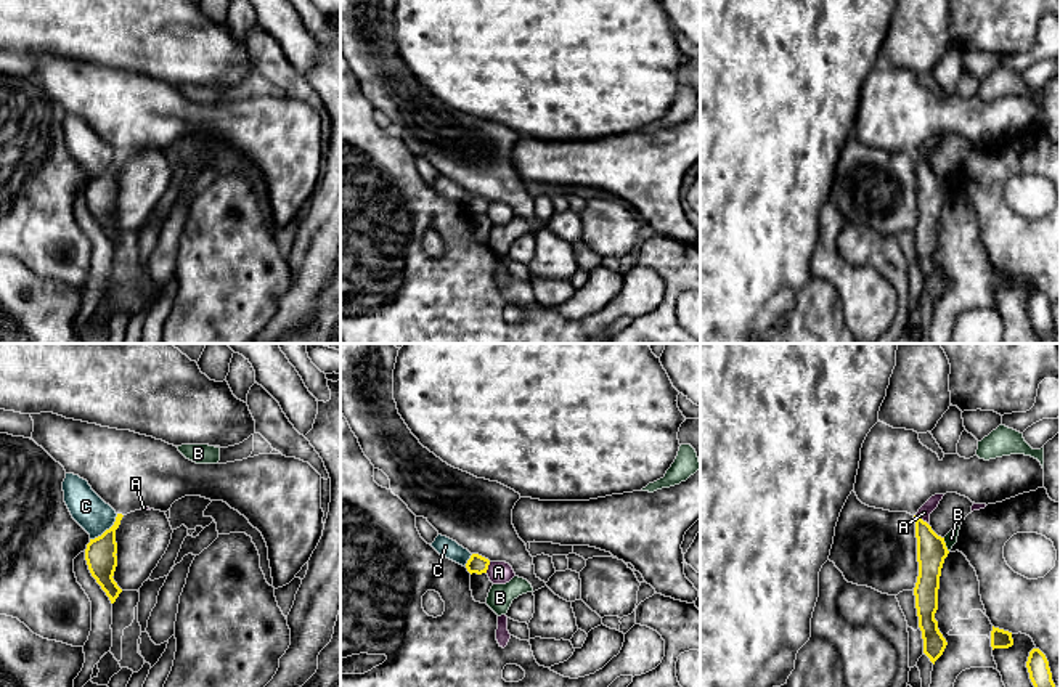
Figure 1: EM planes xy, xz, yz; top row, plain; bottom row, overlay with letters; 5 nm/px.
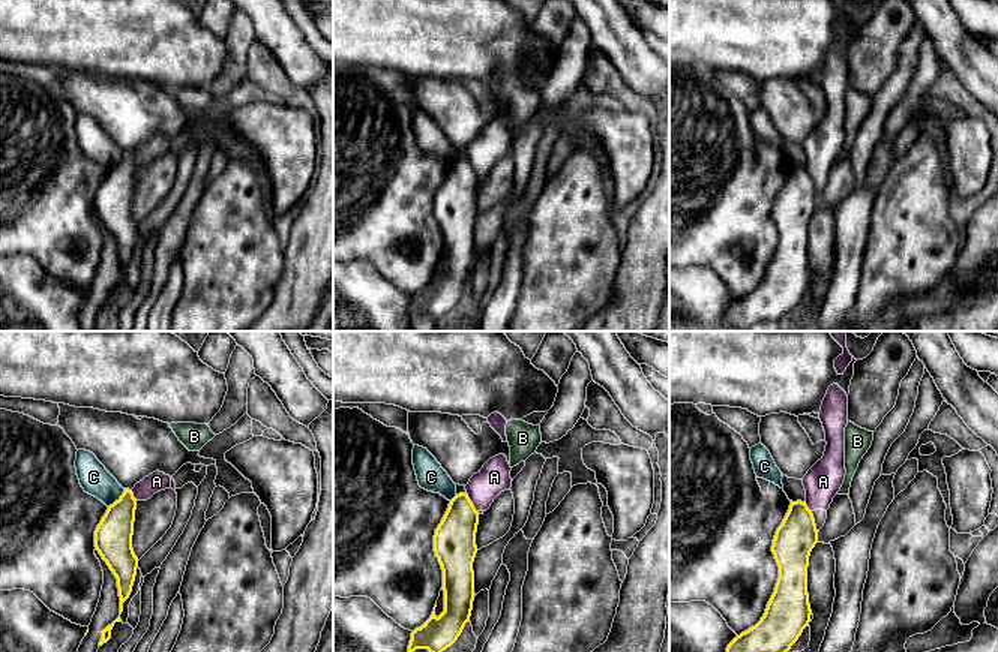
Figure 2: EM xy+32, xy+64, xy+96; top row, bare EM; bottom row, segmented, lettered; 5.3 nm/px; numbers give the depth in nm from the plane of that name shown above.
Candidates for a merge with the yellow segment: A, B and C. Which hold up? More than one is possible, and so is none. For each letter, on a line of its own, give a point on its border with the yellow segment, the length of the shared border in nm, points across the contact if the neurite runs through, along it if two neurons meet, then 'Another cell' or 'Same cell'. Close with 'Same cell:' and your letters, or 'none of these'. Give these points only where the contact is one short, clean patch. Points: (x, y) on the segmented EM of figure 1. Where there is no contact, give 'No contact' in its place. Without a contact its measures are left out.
A: Touches yellow at yz (921, 519). Shared border 90 nm. Boundary: yz (914, 516), (929, 525). Another cell
B: Touches yellow at yz (945, 544). Shared border 80 nm. Another cell
C: Touches yellow at xy (106, 530). Shared border 190 nm. Another cell
Same cell: none of these

